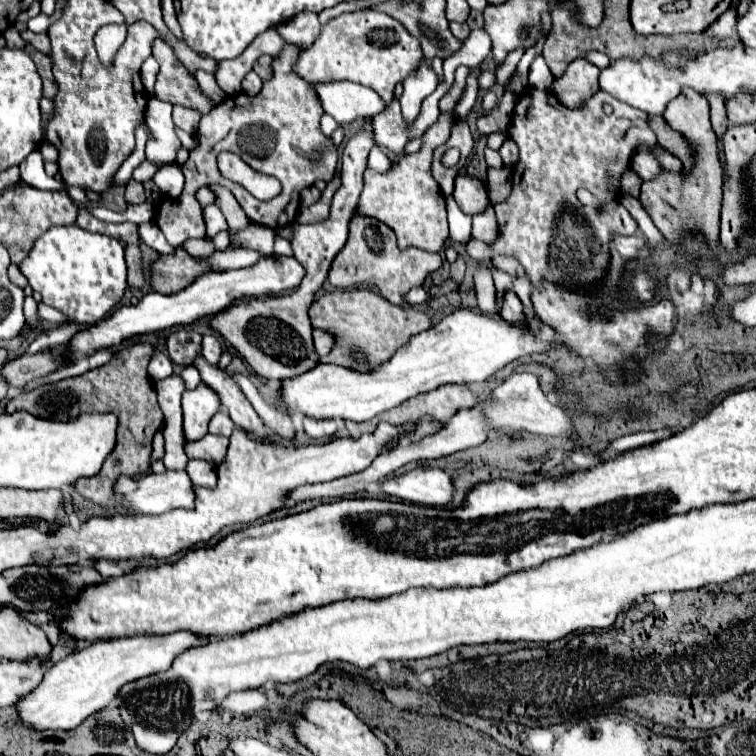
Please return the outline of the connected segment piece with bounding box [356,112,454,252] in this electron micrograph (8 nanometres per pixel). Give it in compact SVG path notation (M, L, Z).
M442 112L438 122L430 126L422 136L422 148L394 162L394 170L388 170L386 174L380 174L376 170L364 172L364 192L358 200L356 214L358 216L366 214L390 226L398 238L400 250L416 246L422 250L440 252L444 246L444 240L448 238L444 196L440 192L440 186L434 182L434 176L430 174L430 162L432 162L434 148L444 144L446 138L450 136L452 120L454 120L454 114Z

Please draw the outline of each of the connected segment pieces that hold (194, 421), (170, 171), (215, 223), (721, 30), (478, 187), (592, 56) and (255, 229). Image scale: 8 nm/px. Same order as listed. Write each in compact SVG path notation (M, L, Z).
M198 386L198 390L186 390L182 396L182 412L184 412L184 440L200 440L208 434L208 422L218 412L220 402L212 390L206 386Z
M175 163L164 165L154 175L153 181L167 197L176 198L181 193L184 186L184 175L180 167Z
M212 204L204 206L204 208L202 208L202 214L204 214L204 222L206 222L206 236L208 236L208 238L214 238L218 232L230 230L218 206L212 206Z
M730 8L726 10L726 14L722 14L722 18L718 18L718 22L712 22L706 28L706 32L716 38L734 38L734 22L736 22L736 10Z
M458 174L454 180L454 198L458 206L468 214L480 214L488 204L488 190L478 178Z
M590 50L590 52L584 56L584 60L592 62L592 64L594 64L594 66L598 66L600 70L602 70L602 68L606 68L606 66L610 64L610 58L608 58L606 54L602 54L602 52L596 52L596 50Z
M250 224L244 230L228 232L230 234L230 248L242 250L256 250L260 254L272 254L276 232L258 224Z

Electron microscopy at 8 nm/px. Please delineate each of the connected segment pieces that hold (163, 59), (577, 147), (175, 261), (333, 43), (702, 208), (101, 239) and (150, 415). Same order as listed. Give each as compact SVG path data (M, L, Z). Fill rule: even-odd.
M154 42L152 56L160 64L160 72L154 86L154 96L166 100L170 104L178 104L190 110L200 112L202 116L208 114L216 104L206 98L196 82L196 78L188 72L188 68L176 58L174 50L164 42Z
M526 88L526 92L520 94L516 100L508 136L520 148L520 160L512 168L510 198L494 206L500 234L496 244L492 246L470 240L470 258L488 264L496 254L516 256L536 288L542 286L542 280L550 280L566 288L588 288L596 284L606 276L610 234L632 236L638 230L632 216L626 212L624 206L620 206L616 194L620 190L620 176L630 170L630 158L636 148L640 144L656 144L656 136L648 126L648 114L642 110L634 110L624 102L618 102L604 90L598 90L580 108L572 110L560 104L554 94ZM598 206L604 206L600 214L596 212Z
M176 248L174 256L162 256L152 266L152 286L154 290L174 294L180 292L184 286L188 286L196 276L202 272L208 272L208 264L196 262L190 254L186 254L182 248Z
M356 10L324 24L314 46L298 54L294 72L310 82L350 80L372 88L384 102L390 102L396 84L402 82L402 78L414 70L422 58L424 54L418 40L410 38L394 18L374 10Z
M682 90L682 94L668 104L668 110L664 110L662 116L672 130L676 130L688 140L694 154L694 166L690 168L690 172L662 170L658 178L642 182L640 202L666 240L676 242L682 234L694 228L704 234L708 244L716 246L722 206L722 170L718 162L716 134L710 126L708 100L700 94L694 94L694 90Z
M76 224L48 228L22 260L20 272L28 278L32 290L42 294L42 302L46 306L62 310L69 318L64 325L59 325L61 327L42 330L30 343L30 354L67 344L80 330L81 324L92 320L98 322L110 308L120 302L126 290L126 262L120 242L104 234L82 230Z
M136 342L134 346L122 348L112 356L112 360L100 368L94 368L82 376L66 378L56 384L42 384L30 392L22 392L20 396L12 398L6 406L8 414L14 414L14 410L26 410L40 418L56 418L56 420L68 420L72 416L78 416L80 412L114 412L120 420L118 426L118 444L114 452L106 458L102 470L96 476L82 478L74 484L76 492L80 492L84 498L90 498L102 506L114 506L114 480L120 474L126 476L138 476L146 474L150 470L150 448L152 448L152 436L154 430L162 426L162 412L156 402L156 390L148 378L146 366L154 354L154 346L146 342Z

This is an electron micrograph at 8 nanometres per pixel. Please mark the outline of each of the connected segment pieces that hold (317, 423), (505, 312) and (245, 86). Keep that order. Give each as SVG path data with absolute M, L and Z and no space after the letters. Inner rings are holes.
M304 418L304 430L310 438L328 438L334 436L336 432L336 422L334 420L314 420L314 418Z
M506 290L502 296L500 316L506 318L508 322L518 322L518 318L522 318L522 302L512 290Z
M252 70L242 81L242 92L249 96L255 96L261 90L262 84L260 77Z

